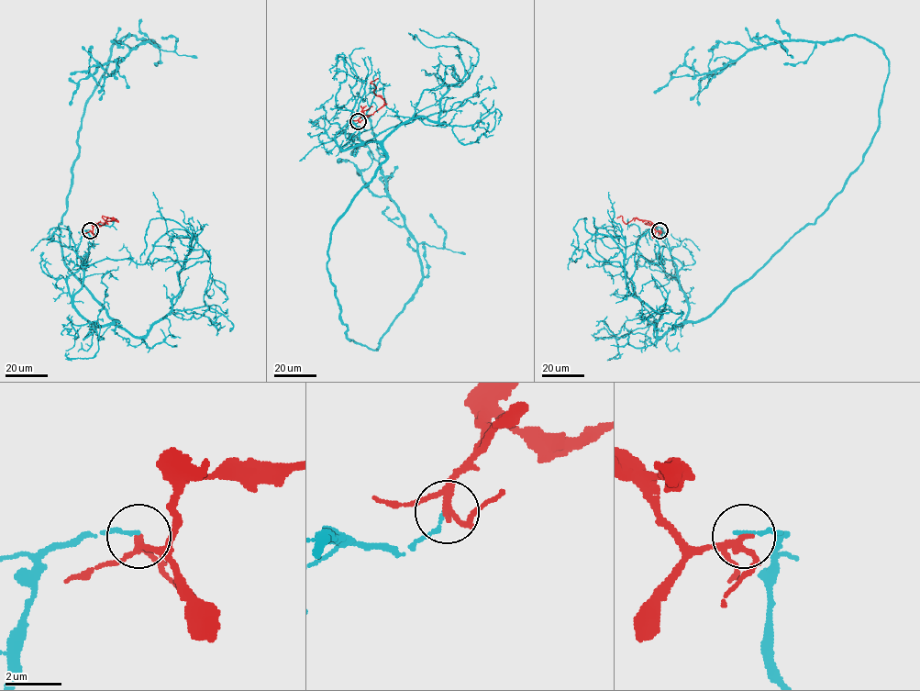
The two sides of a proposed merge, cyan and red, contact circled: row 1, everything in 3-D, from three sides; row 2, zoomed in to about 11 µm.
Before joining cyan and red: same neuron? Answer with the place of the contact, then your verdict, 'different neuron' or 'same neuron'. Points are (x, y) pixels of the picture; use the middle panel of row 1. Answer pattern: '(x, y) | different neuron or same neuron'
(358, 121) | different neuron

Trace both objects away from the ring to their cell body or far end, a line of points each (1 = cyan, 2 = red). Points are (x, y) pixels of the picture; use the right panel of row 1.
1: (660, 230), (686, 295), (681, 325), (699, 322), (861, 161), (888, 59), (849, 35), (670, 74)
2: (660, 230), (657, 231), (650, 221), (634, 217), (626, 224), (622, 217), (617, 217)

